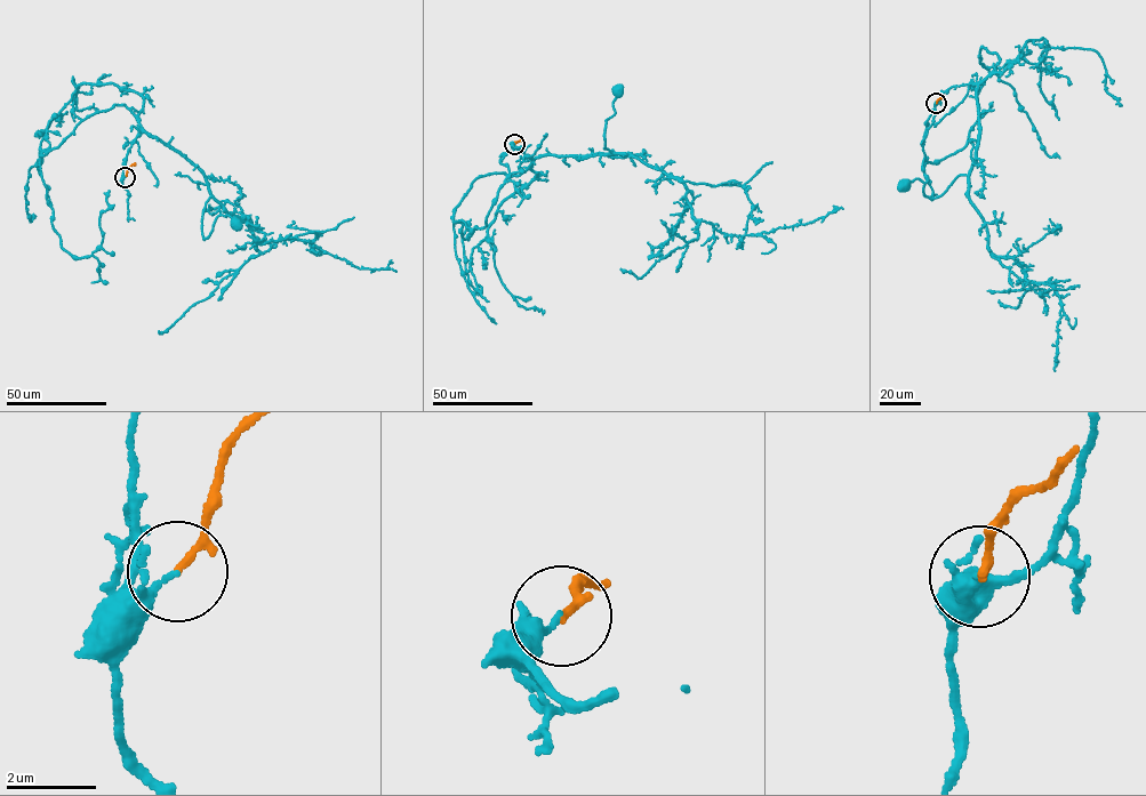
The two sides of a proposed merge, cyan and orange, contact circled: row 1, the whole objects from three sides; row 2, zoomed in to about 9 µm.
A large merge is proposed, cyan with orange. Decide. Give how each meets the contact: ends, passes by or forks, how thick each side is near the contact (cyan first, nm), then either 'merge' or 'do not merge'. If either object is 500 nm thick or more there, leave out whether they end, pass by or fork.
cyan ends | orange ends | 120/150 nm | do not merge

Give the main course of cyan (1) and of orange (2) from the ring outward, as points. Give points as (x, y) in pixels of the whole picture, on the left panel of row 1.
1: (125, 177), (127, 154), (146, 131), (203, 175), (210, 195), (205, 239), (217, 216), (235, 226)
2: (125, 177), (135, 162)

